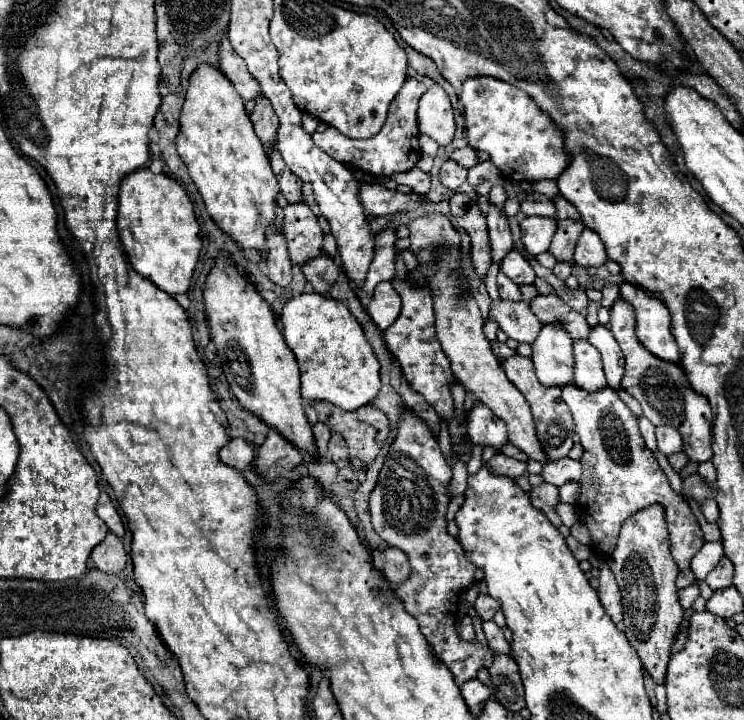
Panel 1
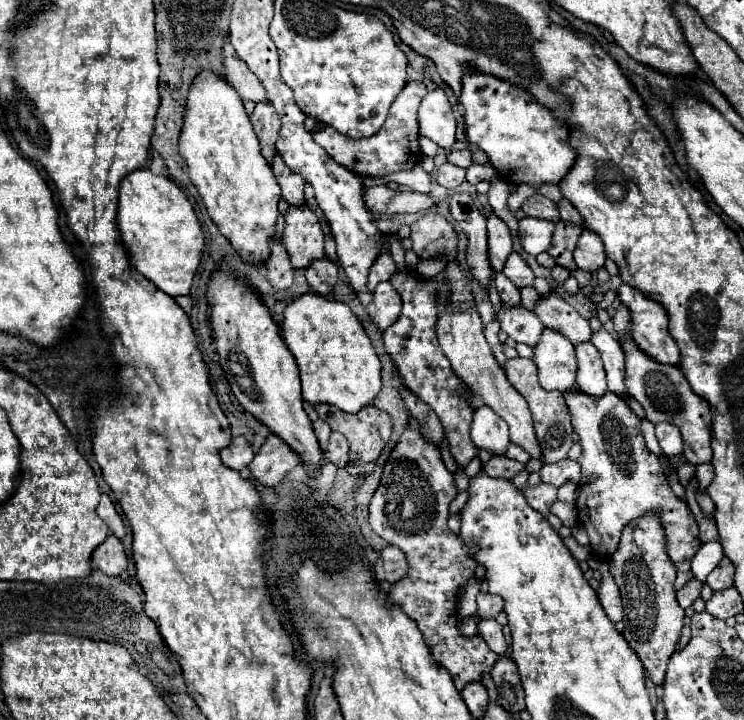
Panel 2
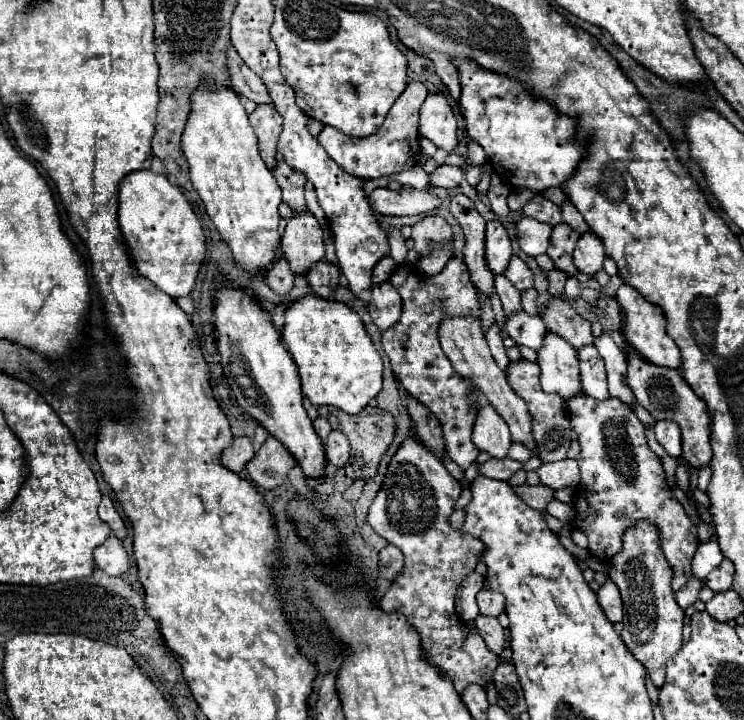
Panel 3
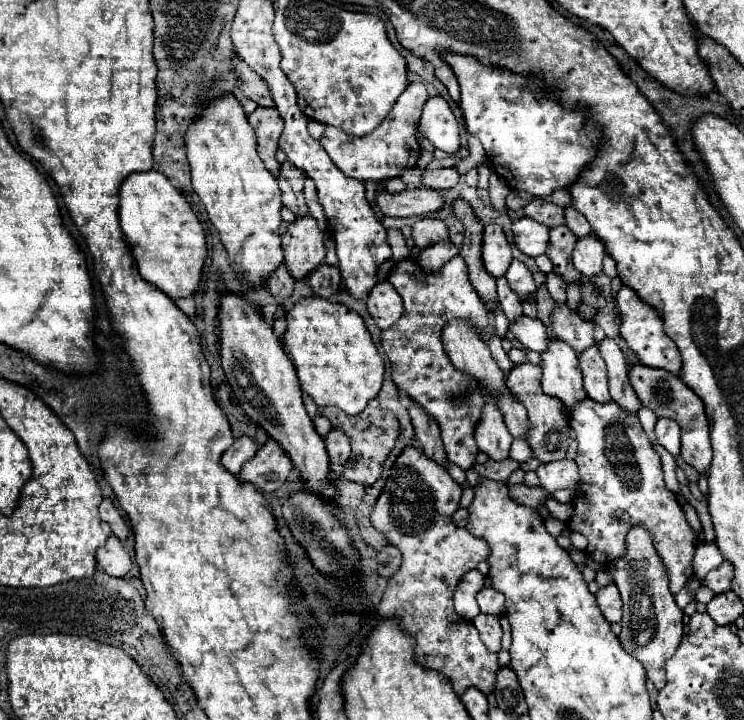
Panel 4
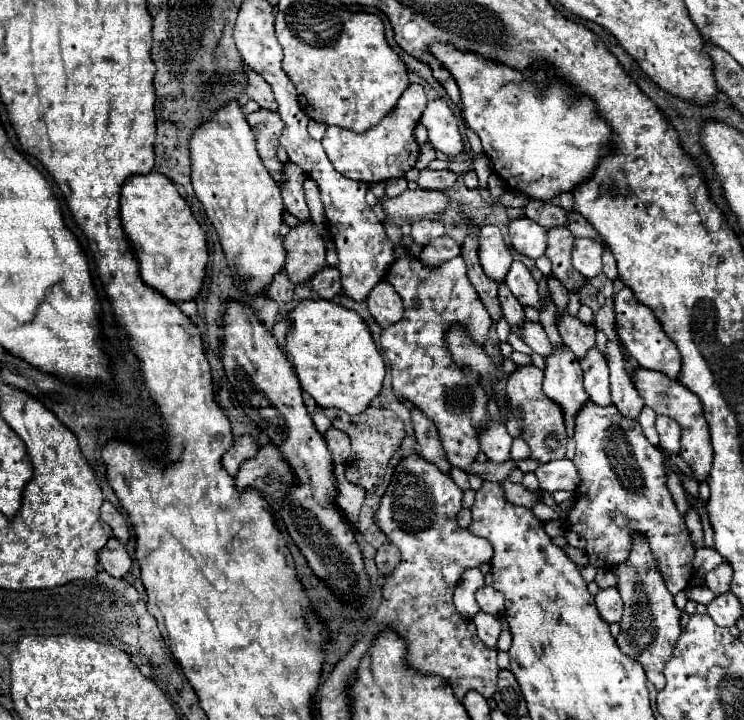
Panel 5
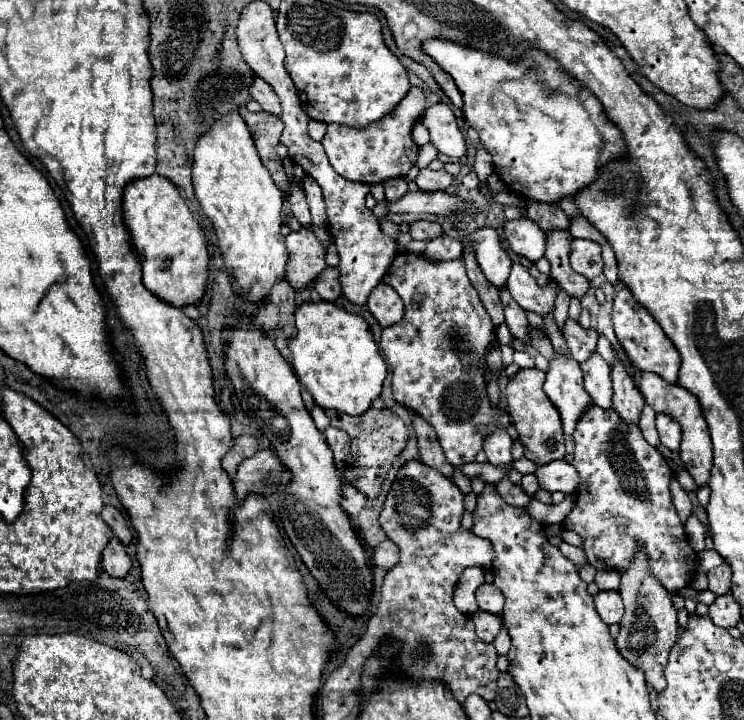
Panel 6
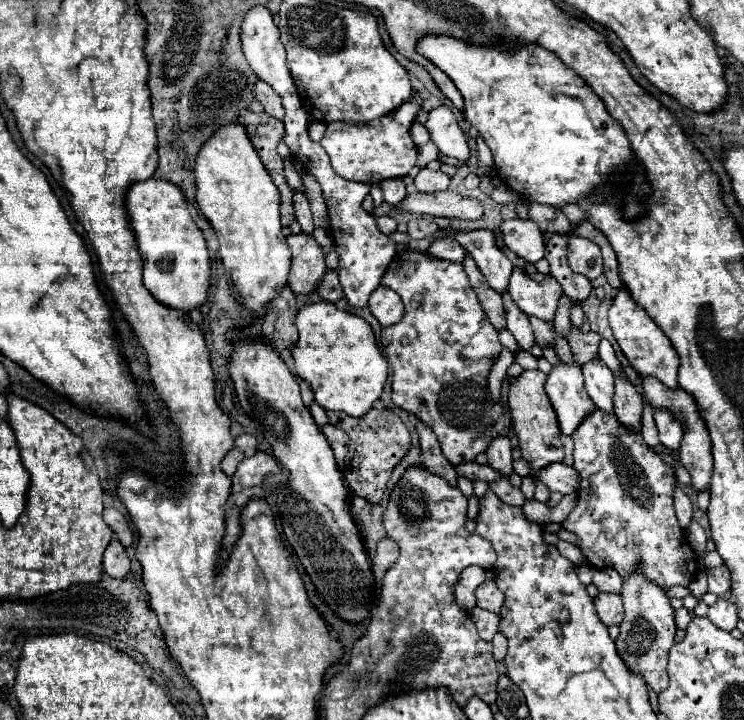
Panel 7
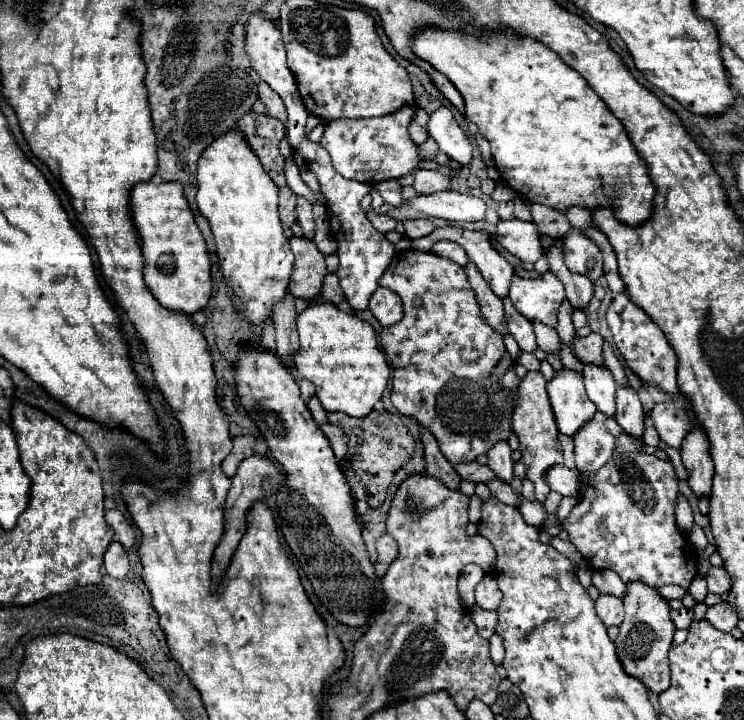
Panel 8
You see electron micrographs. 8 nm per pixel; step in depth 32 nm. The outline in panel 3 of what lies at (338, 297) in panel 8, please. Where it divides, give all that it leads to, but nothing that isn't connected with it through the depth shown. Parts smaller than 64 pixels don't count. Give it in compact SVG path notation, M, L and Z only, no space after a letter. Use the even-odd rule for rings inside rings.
M318 262L308 274L308 284L312 286L312 292L316 296L322 296L322 298L328 298L332 296L332 292L338 288L340 284L340 270L334 266L334 264L328 264L328 262Z

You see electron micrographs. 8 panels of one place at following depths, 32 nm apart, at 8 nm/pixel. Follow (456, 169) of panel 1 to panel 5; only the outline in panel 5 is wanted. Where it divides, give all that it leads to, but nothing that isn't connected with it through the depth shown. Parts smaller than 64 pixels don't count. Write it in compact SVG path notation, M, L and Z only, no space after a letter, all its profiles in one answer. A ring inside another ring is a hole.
M420 170L418 176L418 186L424 190L448 190L456 182L456 174L450 170Z

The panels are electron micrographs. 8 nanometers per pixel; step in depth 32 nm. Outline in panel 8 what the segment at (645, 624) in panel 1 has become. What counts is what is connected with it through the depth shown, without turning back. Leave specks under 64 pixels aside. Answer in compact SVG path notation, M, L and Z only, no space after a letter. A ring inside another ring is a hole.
M630 582L628 594L624 596L626 618L620 624L620 634L614 640L618 660L628 676L638 678L650 692L662 694L670 686L668 670L668 650L672 646L674 624L670 620L670 606L664 598L658 596L656 588L650 588L642 582Z

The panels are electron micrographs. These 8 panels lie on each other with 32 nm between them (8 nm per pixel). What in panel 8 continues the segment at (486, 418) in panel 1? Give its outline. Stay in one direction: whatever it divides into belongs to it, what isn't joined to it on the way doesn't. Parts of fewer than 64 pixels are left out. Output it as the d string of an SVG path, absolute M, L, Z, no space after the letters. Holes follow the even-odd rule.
M498 442L488 452L488 466L496 474L496 478L500 478L506 484L510 484L514 478L514 462L512 462L510 454L512 454L512 450L510 450L508 442Z

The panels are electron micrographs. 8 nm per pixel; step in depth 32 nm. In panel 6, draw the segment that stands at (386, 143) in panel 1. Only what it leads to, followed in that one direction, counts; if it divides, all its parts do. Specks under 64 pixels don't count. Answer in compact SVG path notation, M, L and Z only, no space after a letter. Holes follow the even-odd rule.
M414 88L408 92L408 96L382 120L376 124L370 124L368 128L344 128L344 124L328 124L326 136L322 138L322 146L330 158L332 168L356 182L366 184L380 184L390 178L406 176L408 170L416 164L418 146L414 144L410 132L414 122L422 116L426 108L426 100L420 88Z

